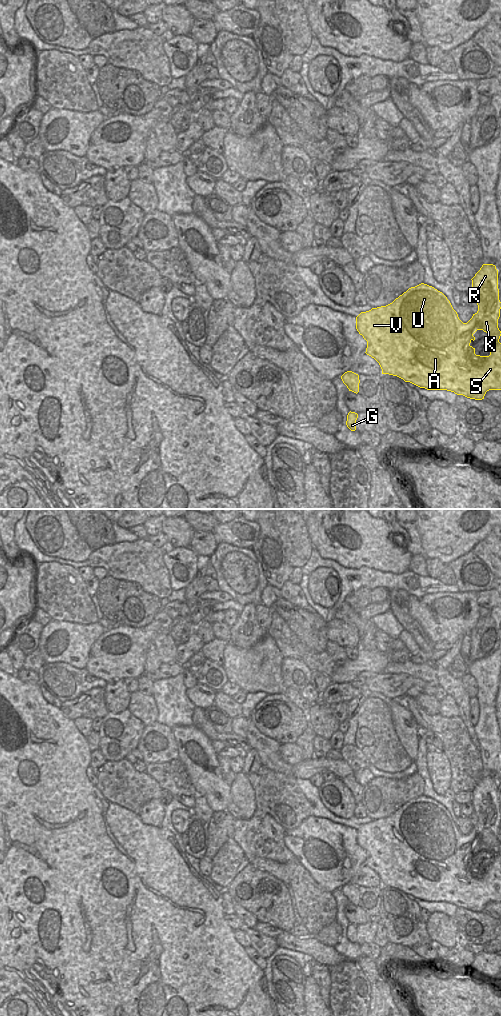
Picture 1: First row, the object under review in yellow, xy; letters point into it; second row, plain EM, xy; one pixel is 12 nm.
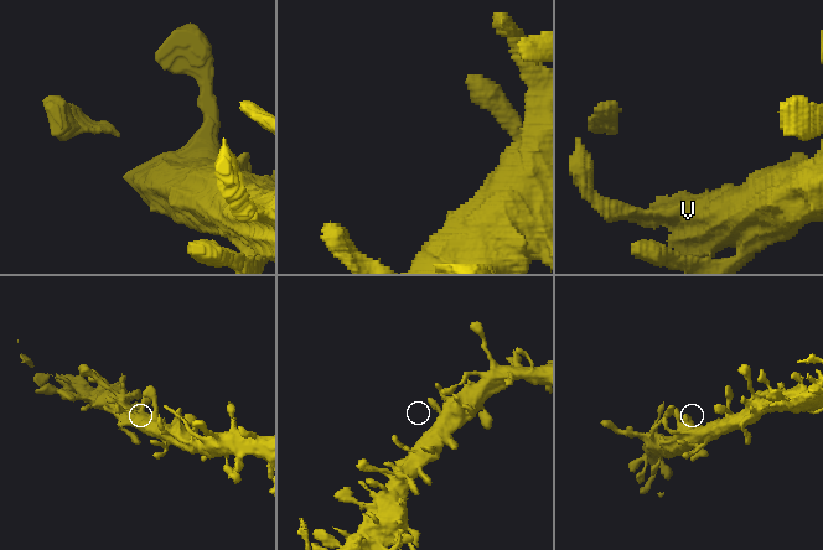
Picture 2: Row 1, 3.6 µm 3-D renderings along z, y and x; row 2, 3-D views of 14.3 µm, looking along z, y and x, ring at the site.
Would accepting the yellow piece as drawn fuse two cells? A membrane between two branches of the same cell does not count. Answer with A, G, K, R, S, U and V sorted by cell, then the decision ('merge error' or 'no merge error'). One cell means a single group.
groups A G K R S U V; no merge error

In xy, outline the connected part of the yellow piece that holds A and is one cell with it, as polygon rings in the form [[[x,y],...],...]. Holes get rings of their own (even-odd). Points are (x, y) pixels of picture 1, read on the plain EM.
[[[483,776],[480,782],[471,791],[472,799],[471,804],[474,808],[474,813],[478,817],[478,823],[473,826],[472,830],[467,834],[463,835],[457,824],[453,821],[450,813],[447,809],[437,801],[427,796],[421,795],[415,799],[409,800],[406,804],[396,810],[392,815],[381,818],[377,820],[372,820],[369,823],[361,824],[356,829],[356,841],[360,847],[367,853],[366,866],[374,870],[380,877],[382,881],[382,886],[389,886],[397,888],[403,891],[405,894],[410,894],[420,900],[425,900],[427,902],[447,902],[454,904],[457,907],[463,907],[470,911],[482,912],[487,903],[489,902],[501,902],[501,855],[499,854],[501,843],[498,840],[498,831],[500,829],[501,814],[499,812],[499,801],[498,801],[498,782],[493,776]],[[477,842],[483,842],[486,844],[490,850],[493,850],[492,863],[489,868],[480,868],[475,866],[475,860],[473,860],[470,855],[475,852],[473,846]]]

